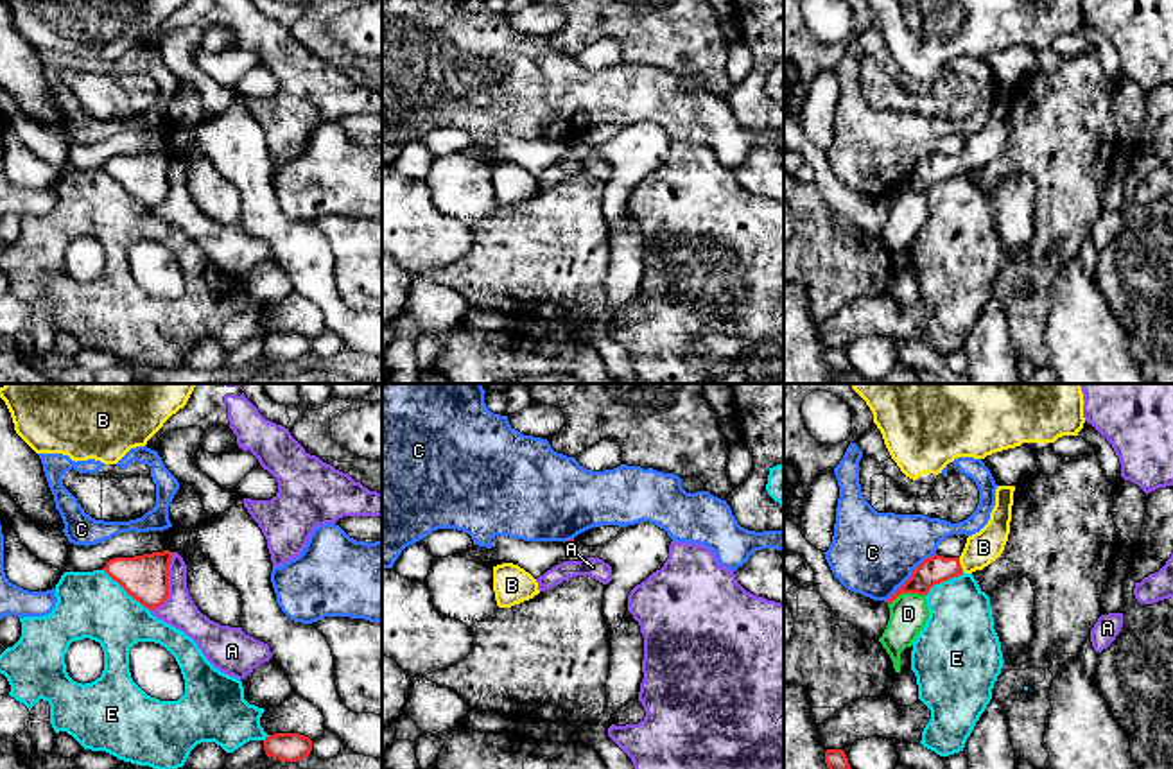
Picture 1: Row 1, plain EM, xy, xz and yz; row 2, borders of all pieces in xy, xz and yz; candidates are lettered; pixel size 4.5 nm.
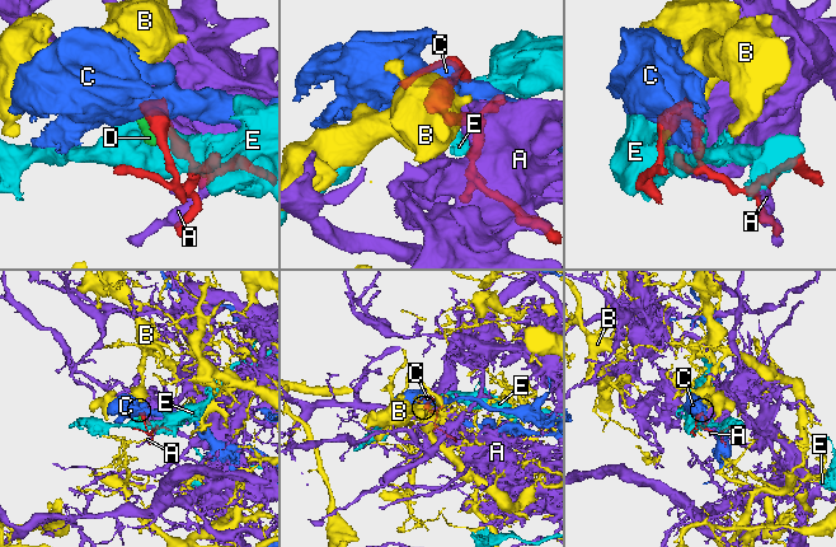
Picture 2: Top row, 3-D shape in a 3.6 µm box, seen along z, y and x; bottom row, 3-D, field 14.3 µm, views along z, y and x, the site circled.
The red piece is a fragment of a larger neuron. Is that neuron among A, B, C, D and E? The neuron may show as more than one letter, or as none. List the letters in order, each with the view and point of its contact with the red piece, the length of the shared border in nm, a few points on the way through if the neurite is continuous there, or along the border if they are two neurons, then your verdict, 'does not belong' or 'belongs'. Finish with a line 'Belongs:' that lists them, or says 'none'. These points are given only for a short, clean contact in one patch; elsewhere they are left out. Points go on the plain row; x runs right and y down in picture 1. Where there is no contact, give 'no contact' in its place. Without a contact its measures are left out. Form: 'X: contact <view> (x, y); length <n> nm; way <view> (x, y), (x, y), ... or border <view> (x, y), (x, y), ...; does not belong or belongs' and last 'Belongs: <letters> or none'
A: contact xy (167, 183); length 280 nm; does not belong
B: contact yz (960, 164); length 70 nm; way yz (937, 167), (960, 164), (983, 146); belongs
C: contact yz (912, 174); length 320 nm; does not belong
D: contact yz (906, 190); length 180 nm; does not belong
E: contact xy (126, 189); length 280 nm; does not belong
Belongs: B

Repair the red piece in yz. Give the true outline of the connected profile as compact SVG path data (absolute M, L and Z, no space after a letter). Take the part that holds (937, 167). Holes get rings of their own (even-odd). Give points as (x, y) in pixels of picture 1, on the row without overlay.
M997 84L995 104L990 111L988 122L976 133L967 136L965 147L960 156L943 156L933 152L924 158L911 172L911 176L897 186L888 197L893 201L902 192L927 194L934 183L952 176L983 168L995 160L1008 140L1012 104L1015 84Z

